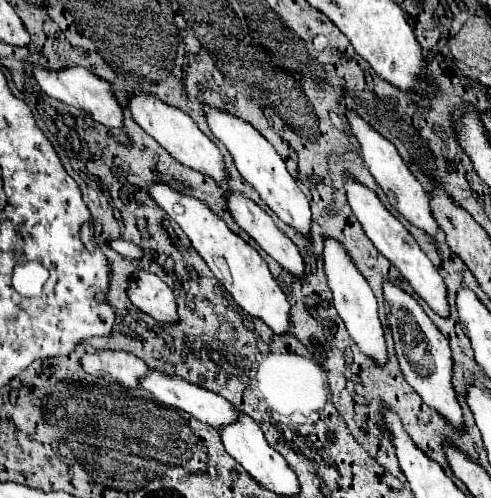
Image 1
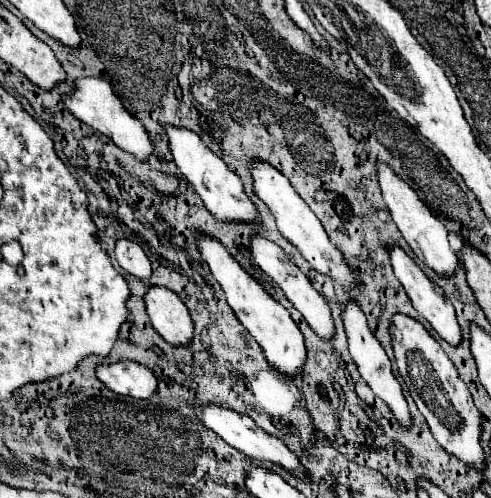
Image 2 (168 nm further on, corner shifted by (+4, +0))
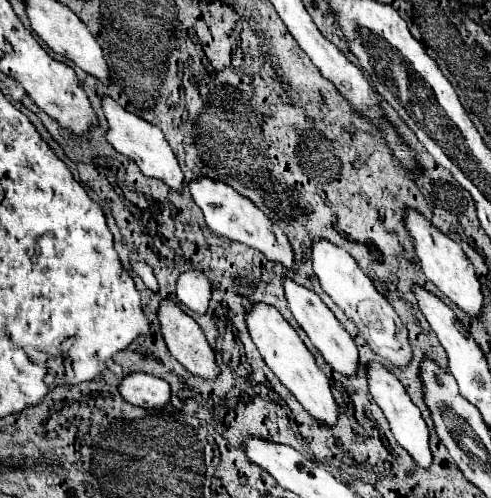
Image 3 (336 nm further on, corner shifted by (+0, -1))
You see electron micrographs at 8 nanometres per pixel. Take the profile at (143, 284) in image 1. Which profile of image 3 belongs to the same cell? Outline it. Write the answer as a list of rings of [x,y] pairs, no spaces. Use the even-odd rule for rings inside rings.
[[[162,299],[160,301],[158,321],[160,321],[162,337],[164,337],[170,353],[172,353],[172,357],[178,363],[182,363],[192,375],[198,375],[202,379],[214,379],[218,375],[218,367],[216,367],[216,361],[214,361],[214,351],[208,345],[200,325],[176,301],[172,301],[172,299]]]

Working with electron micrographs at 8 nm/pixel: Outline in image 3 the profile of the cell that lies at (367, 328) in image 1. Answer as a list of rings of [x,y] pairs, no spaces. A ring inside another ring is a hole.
[[[376,361],[368,363],[366,377],[368,377],[370,393],[372,393],[374,401],[378,403],[378,407],[384,411],[396,441],[412,455],[412,459],[420,467],[428,467],[432,463],[432,453],[430,453],[430,447],[428,447],[428,427],[426,427],[426,421],[420,415],[420,409],[410,401],[404,385],[396,379],[396,375],[392,375],[382,363],[376,363]]]

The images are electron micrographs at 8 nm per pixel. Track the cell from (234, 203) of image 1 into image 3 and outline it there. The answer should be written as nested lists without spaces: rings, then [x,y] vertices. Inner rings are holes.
[[[284,277],[284,289],[286,289],[286,299],[288,299],[288,307],[290,307],[292,315],[296,317],[300,327],[306,331],[312,345],[322,353],[326,363],[330,363],[330,367],[342,375],[354,375],[354,371],[358,367],[358,349],[356,349],[350,333],[342,327],[342,323],[336,319],[336,315],[326,307],[326,303],[320,299],[320,295],[288,277]]]

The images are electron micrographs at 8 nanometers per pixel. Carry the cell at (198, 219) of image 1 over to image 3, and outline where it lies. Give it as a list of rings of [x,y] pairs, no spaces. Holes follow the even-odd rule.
[[[268,303],[246,305],[244,319],[246,319],[246,325],[248,325],[254,345],[258,347],[262,359],[272,369],[272,373],[280,379],[280,383],[292,391],[292,395],[302,403],[302,407],[314,419],[318,419],[326,425],[334,425],[338,419],[338,409],[336,409],[336,403],[334,403],[334,397],[330,391],[330,383],[328,383],[326,375],[318,369],[314,355],[302,343],[302,339],[294,331],[294,327],[282,317],[282,313],[276,307],[268,305]]]

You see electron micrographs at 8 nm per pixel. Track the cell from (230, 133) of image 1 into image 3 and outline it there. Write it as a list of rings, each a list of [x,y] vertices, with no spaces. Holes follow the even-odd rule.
[[[314,237],[310,251],[312,251],[314,275],[318,277],[322,289],[358,325],[358,329],[364,335],[364,339],[368,341],[370,349],[374,353],[378,353],[380,357],[388,359],[390,363],[394,363],[396,367],[408,365],[412,359],[410,345],[408,345],[408,331],[406,331],[404,323],[400,321],[400,317],[394,313],[392,305],[386,301],[386,297],[380,295],[376,291],[374,283],[370,281],[370,277],[366,273],[362,273],[356,259],[348,251],[344,251],[338,245],[334,245],[332,241],[328,241],[326,237]]]

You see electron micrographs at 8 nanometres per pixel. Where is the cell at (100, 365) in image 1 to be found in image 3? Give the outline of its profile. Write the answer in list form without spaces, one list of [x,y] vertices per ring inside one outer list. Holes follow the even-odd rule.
[[[130,373],[118,387],[122,399],[140,407],[164,409],[170,401],[170,385],[164,379],[146,373]]]

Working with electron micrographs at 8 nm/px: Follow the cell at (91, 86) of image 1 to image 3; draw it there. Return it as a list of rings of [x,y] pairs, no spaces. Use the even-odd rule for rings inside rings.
[[[102,97],[102,109],[104,109],[104,115],[106,115],[106,121],[108,121],[108,131],[106,131],[106,141],[122,155],[130,157],[136,161],[136,165],[140,167],[140,171],[148,177],[156,177],[156,179],[162,179],[164,183],[168,183],[172,189],[180,191],[182,189],[182,181],[184,181],[184,175],[180,171],[180,165],[170,149],[170,145],[166,143],[162,131],[144,121],[142,117],[134,115],[134,113],[128,113],[120,103],[116,103],[112,97]]]

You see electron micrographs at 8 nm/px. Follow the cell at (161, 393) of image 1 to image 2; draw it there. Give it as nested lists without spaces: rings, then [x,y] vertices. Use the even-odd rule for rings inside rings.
[[[196,406],[192,408],[194,414],[202,420],[202,424],[210,430],[214,430],[226,444],[230,444],[232,448],[236,448],[238,452],[242,452],[246,458],[250,460],[264,460],[264,462],[272,462],[272,464],[278,464],[282,466],[286,472],[290,472],[294,478],[300,478],[300,480],[306,480],[308,474],[306,474],[306,468],[300,464],[298,456],[286,448],[286,444],[282,440],[278,440],[276,436],[264,432],[260,426],[256,426],[256,422],[246,416],[246,414],[238,414],[234,410],[228,410],[228,408],[222,408],[222,406]]]

